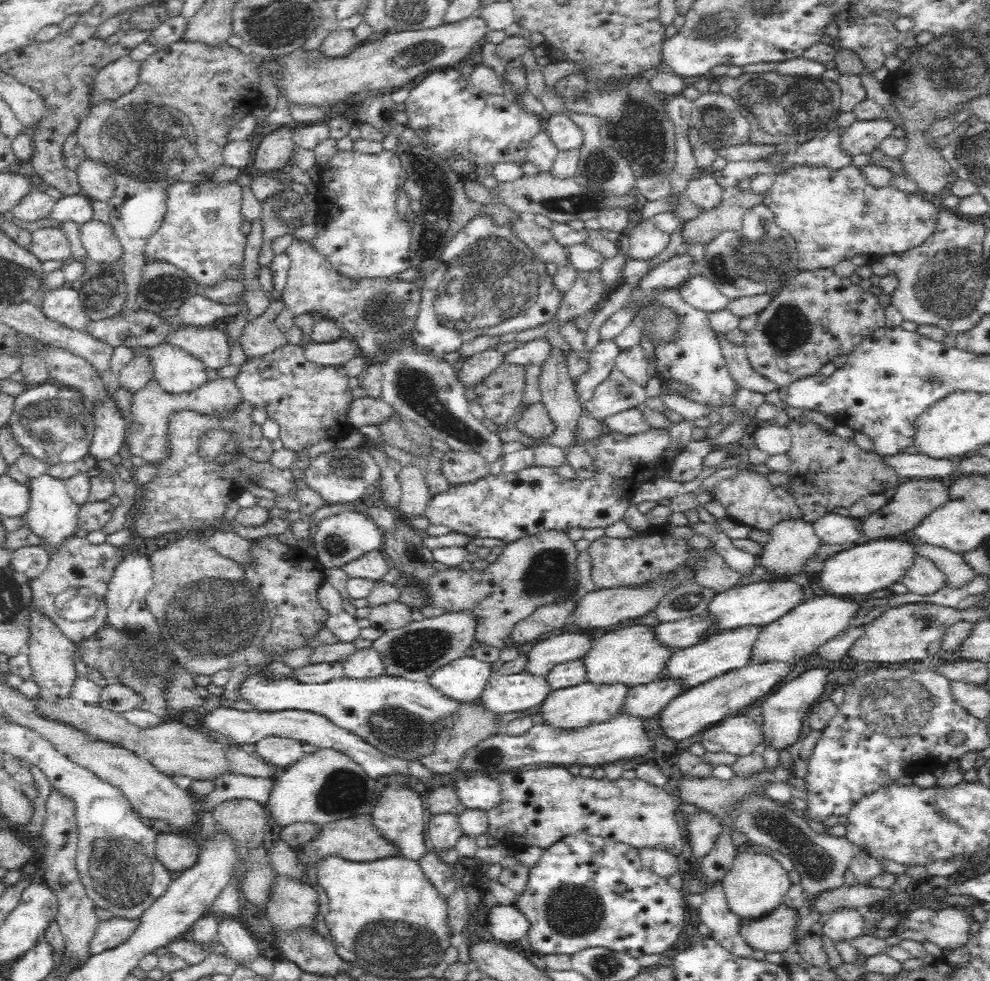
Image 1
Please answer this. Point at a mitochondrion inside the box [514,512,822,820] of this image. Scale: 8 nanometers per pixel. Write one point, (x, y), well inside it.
(546, 571)

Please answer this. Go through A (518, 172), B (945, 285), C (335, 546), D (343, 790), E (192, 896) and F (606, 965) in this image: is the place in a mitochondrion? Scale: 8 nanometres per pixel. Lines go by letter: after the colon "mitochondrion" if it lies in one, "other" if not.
A: other
B: mitochondrion
C: mitochondrion
D: mitochondrion
E: other
F: mitochondrion

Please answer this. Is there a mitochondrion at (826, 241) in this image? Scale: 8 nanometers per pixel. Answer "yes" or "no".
no

